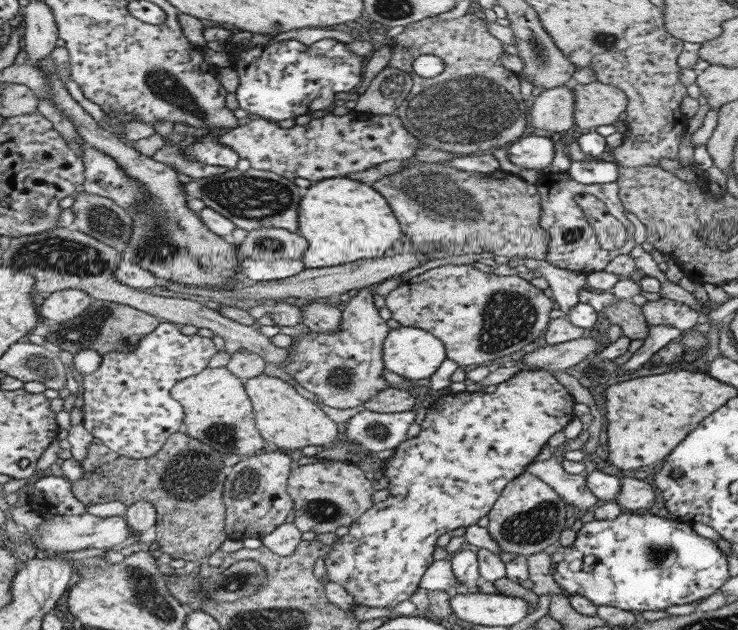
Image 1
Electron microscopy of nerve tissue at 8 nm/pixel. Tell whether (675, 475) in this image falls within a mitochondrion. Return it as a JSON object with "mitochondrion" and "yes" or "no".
{"mitochondrion":"no"}

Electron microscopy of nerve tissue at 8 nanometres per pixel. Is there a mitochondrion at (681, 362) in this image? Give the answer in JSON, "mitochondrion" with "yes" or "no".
{"mitochondrion":"no"}

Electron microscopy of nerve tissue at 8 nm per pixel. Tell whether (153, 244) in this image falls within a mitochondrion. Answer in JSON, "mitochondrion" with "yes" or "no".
{"mitochondrion":"yes"}

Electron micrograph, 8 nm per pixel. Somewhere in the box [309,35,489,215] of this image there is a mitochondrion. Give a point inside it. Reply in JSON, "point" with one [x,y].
{"point":[397,86]}

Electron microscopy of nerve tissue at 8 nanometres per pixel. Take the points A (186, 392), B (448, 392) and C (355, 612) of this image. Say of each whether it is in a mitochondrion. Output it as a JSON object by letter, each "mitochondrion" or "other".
{"A":"other","B":"other","C":"other"}

